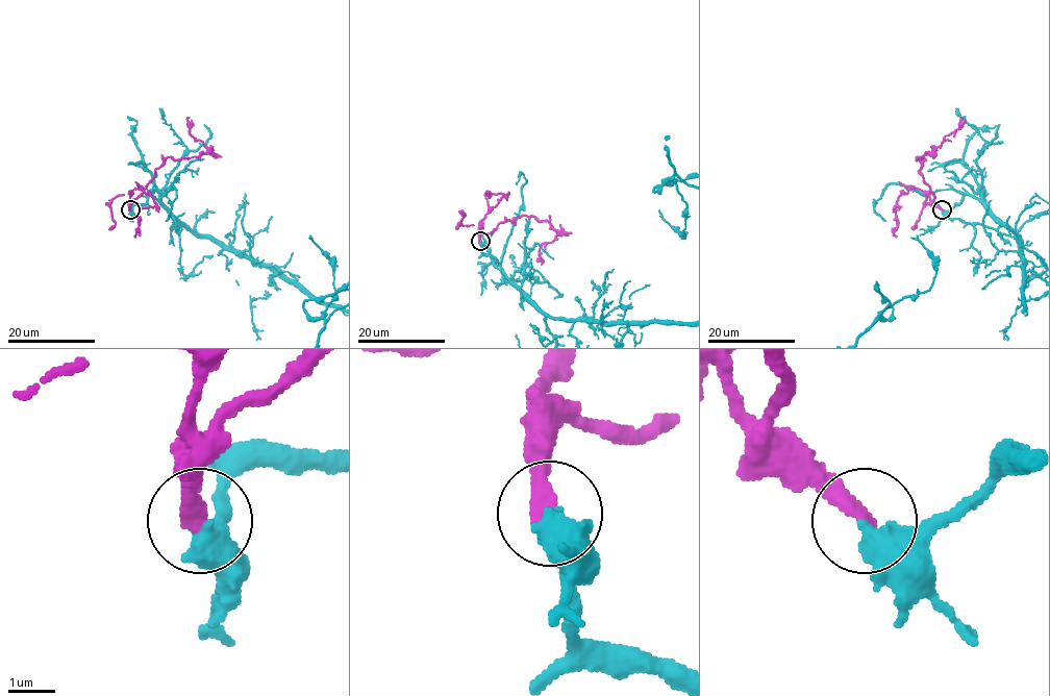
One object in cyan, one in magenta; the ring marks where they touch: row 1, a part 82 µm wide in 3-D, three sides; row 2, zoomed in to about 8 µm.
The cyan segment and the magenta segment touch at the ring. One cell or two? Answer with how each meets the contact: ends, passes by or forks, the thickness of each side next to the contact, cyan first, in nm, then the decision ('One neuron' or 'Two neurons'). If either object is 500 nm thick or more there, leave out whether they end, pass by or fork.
Thickness 550 nm (cyan) against 400 nm. Two neurons

